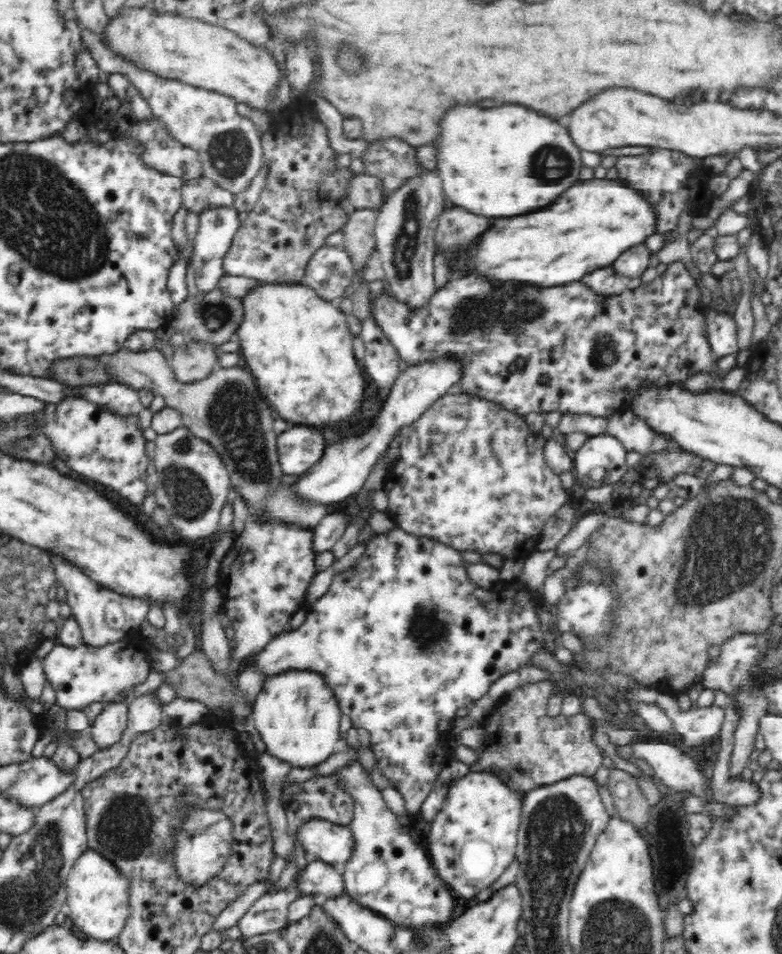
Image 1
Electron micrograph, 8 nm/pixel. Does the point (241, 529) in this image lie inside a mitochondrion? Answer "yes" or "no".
no

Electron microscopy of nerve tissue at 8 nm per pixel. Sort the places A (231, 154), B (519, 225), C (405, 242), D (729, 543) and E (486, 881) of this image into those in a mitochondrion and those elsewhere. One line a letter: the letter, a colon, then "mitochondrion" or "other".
A: mitochondrion
B: other
C: mitochondrion
D: mitochondrion
E: other

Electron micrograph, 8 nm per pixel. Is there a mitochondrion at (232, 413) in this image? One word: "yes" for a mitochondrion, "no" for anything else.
yes

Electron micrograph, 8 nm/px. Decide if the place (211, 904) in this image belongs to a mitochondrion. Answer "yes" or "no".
no

